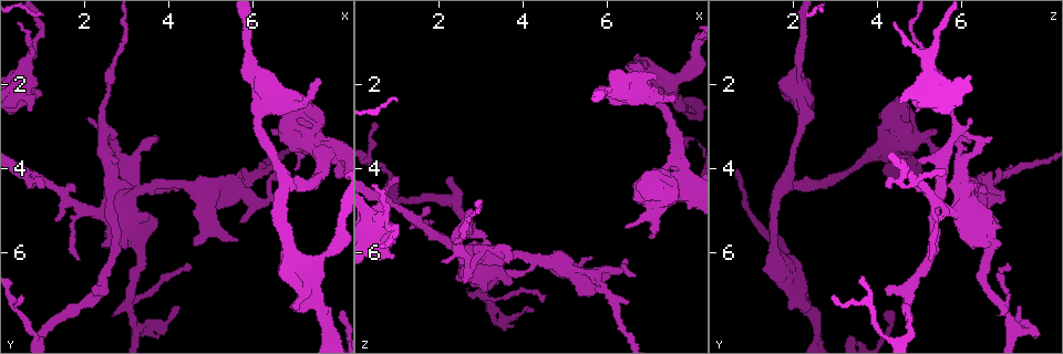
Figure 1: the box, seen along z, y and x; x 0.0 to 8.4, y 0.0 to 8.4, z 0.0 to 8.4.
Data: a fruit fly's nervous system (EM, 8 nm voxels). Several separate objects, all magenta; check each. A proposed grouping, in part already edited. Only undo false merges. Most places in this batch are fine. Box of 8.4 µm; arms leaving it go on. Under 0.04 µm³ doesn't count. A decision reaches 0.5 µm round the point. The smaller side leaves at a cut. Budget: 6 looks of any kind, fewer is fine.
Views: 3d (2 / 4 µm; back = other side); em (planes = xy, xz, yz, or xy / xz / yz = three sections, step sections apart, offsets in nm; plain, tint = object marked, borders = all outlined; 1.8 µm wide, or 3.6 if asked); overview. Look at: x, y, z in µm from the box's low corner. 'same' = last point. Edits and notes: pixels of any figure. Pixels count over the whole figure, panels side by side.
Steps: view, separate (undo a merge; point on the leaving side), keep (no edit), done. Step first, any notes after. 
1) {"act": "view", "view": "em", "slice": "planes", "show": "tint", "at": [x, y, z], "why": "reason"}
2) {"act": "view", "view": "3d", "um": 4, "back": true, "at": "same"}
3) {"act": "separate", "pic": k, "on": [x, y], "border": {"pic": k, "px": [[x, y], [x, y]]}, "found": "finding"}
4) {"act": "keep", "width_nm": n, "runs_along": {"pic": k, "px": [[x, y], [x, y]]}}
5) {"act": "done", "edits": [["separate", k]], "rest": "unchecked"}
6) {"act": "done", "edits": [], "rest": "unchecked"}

{"act": "view", "view": "em", "slice": "xy", "step": 4, "show": "tint", "at": [2.75, 3.15, 6.20], "why": "calibre changes"}

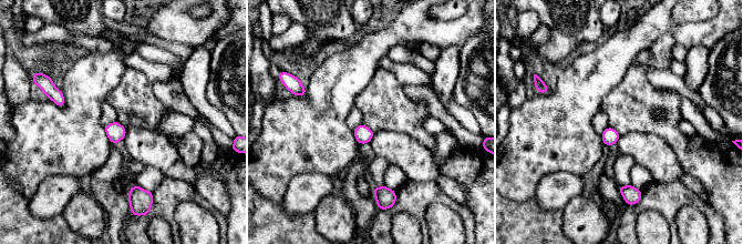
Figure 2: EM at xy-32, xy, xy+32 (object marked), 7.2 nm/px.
{"act": "view", "view": "em", "slice": "planes", "show": "borders", "at": "same"}

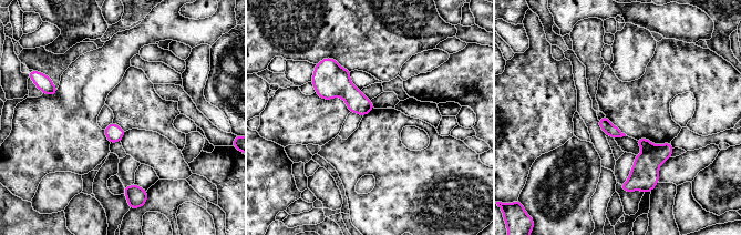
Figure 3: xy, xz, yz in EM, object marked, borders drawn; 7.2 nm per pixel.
{"act": "separate", "pic": 3, "on": [645, 144], "border": {"pic": 3, "px": [[656, 145], [644, 152]]}, "found": "a second cell is stuck on"}

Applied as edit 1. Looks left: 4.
{"act": "view", "view": "em", "slice": "planes", "show": "tint", "at": [7.70, 3.55, 4.35], "why": "arms run side by side"}

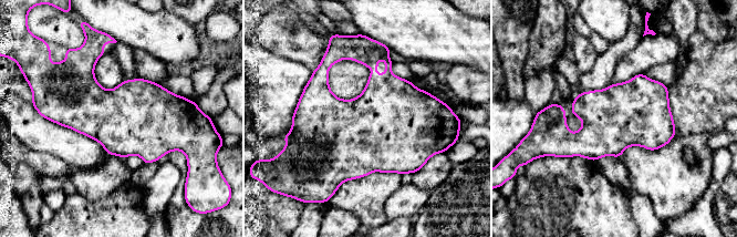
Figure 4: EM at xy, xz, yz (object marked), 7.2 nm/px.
{"act": "keep", "found": "continuous, no second cell"}

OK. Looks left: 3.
{"act": "view", "view": "3d", "um": 4, "at": [7.15, 7.25, 2.40], "why": "touches itself"}

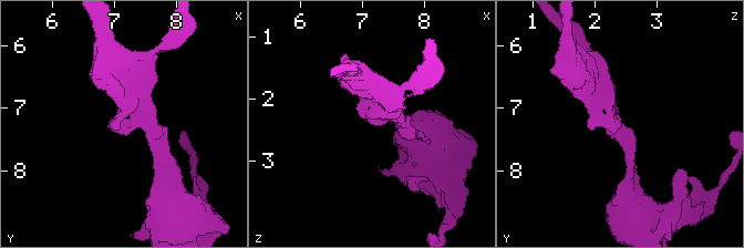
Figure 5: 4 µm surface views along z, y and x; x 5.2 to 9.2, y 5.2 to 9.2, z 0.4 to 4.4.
{"act": "view", "view": "em", "slice": "planes", "show": "tint", "at": [7.20, 7.30, 2.35], "arm_widths_nm": [200, 240]}

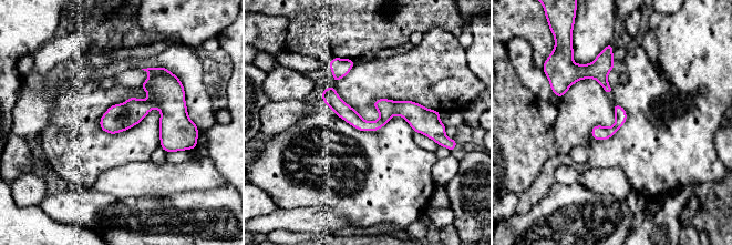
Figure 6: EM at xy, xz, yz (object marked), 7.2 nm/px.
{"act": "keep", "width_nm": 110, "runs_along": {"pic": 6, "px": [[325, 94], [363, 125], [391, 111], [434, 116]]}, "found": "one cell here"}

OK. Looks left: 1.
{"act": "done", "edits": [["separate", 3]], "rest": "unchecked"}

